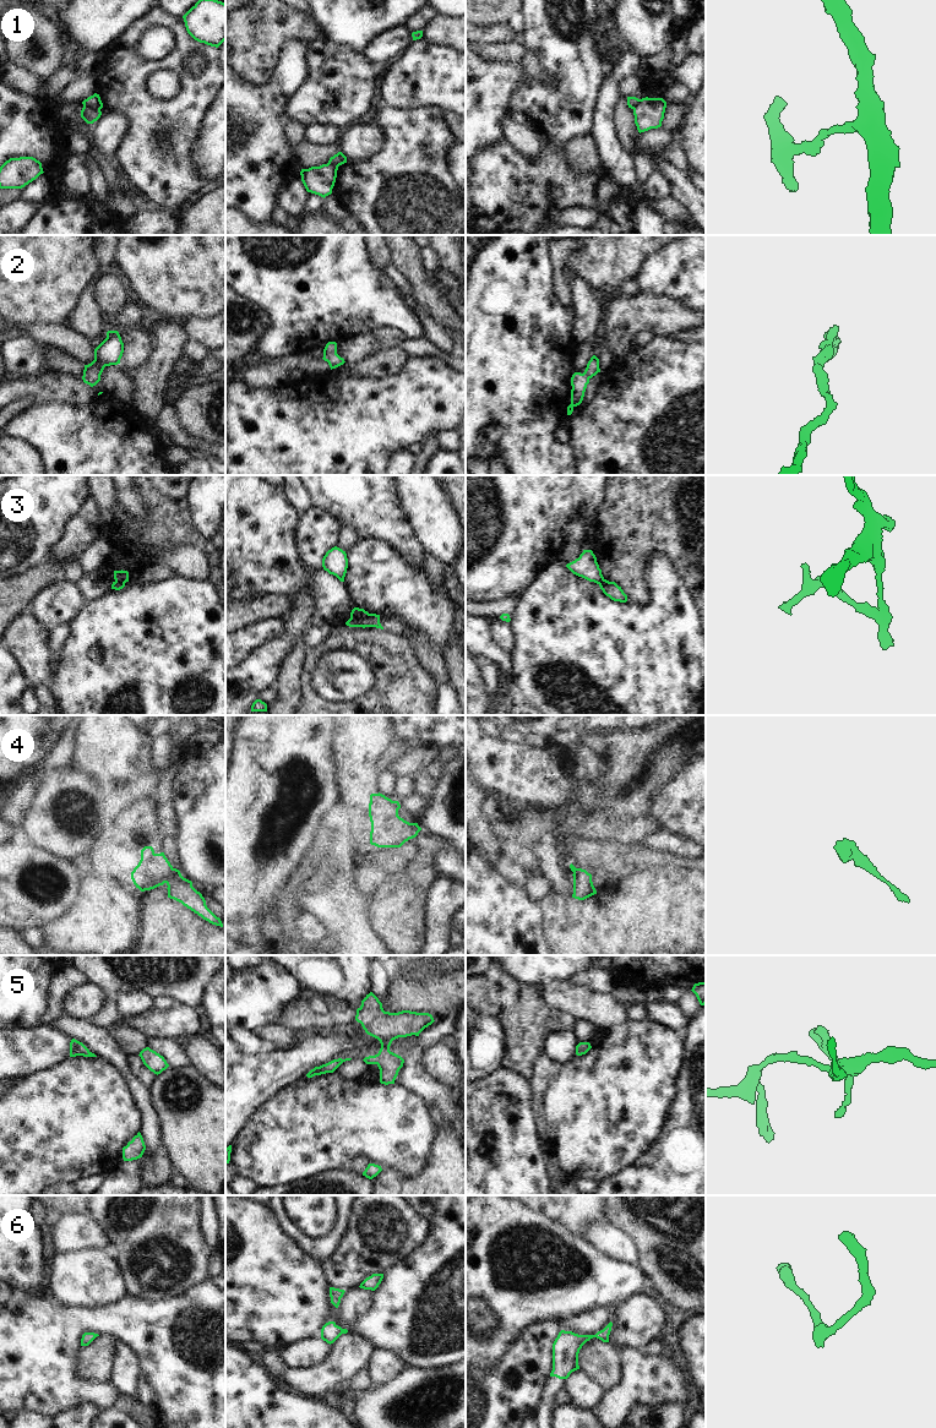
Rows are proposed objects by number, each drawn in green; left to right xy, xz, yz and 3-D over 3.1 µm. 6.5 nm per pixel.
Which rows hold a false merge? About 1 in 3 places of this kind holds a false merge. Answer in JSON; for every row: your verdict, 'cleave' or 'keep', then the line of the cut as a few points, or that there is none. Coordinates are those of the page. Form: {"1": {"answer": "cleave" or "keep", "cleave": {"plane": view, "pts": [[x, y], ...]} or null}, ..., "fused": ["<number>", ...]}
{"1": {"answer": "cleave", "cleave": {"plane": "xy", "pts": [[83, 104], [99, 110]]}}, "2": {"answer": "keep", "cleave": null}, "3": {"answer": "cleave", "cleave": {"plane": "xy", "pts": [[115, 581], [124, 583]]}}, "4": {"answer": "keep", "cleave": null}, "5": {"answer": "keep", "cleave": null}, "6": {"answer": "keep", "cleave": null}, "fused": ["1", "3"]}

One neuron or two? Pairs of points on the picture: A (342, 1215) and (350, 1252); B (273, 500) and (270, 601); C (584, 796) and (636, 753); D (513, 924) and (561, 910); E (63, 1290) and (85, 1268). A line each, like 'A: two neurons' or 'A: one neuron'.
A: two neurons
B: two neurons
C: two neurons
D: two neurons
E: one neuron

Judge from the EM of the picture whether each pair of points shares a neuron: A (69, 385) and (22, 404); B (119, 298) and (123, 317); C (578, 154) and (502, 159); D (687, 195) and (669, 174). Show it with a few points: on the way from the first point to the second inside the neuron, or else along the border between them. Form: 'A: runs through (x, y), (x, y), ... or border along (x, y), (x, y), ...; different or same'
A: runs through (58, 388), (33, 402); same
B: border along (129, 300), (113, 317); different
C: border along (565, 147), (565, 157), (575, 168), (592, 169); different
D: runs through (684, 190), (674, 179); same

